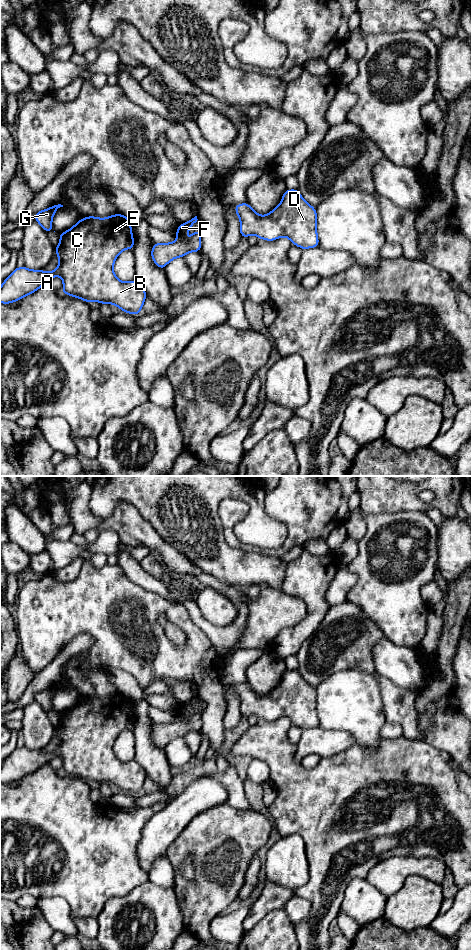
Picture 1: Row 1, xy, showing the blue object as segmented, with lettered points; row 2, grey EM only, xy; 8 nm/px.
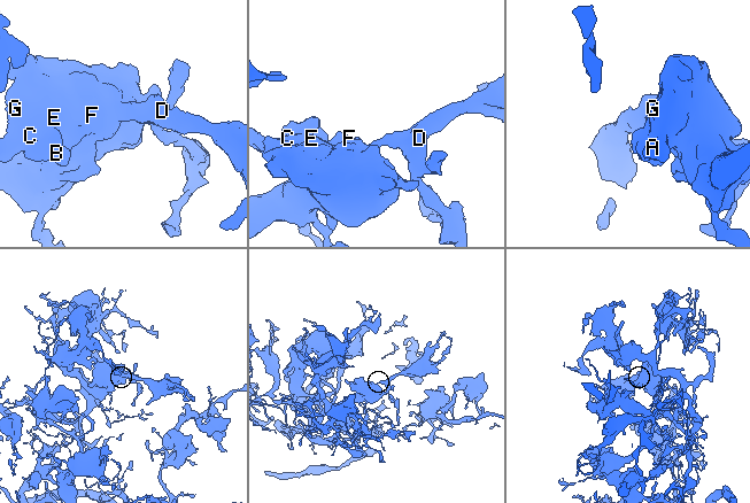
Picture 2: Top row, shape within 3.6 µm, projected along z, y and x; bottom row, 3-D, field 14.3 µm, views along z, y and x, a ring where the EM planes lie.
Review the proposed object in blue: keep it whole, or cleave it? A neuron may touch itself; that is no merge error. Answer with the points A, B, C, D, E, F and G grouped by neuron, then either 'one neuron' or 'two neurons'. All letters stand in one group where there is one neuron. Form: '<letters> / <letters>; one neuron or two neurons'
A B C D E F G; one neuron

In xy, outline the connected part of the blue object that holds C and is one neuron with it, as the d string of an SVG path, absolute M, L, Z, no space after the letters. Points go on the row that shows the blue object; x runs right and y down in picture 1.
M115 214L107 218L97 218L94 216L84 217L78 221L69 230L58 234L60 243L55 247L55 253L58 254L59 265L52 272L41 270L31 270L24 267L17 267L2 283L0 287L0 302L9 304L32 294L40 287L48 284L55 277L60 276L63 280L62 293L72 297L80 298L85 302L96 301L101 304L114 304L123 312L130 314L140 314L141 308L147 297L145 290L135 281L122 282L114 274L113 266L118 255L125 249L133 250L134 240L131 230L131 221L122 214Z

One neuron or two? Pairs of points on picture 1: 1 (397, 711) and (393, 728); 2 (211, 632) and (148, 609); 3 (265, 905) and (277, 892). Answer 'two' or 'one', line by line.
1: two
2: two
3: one

